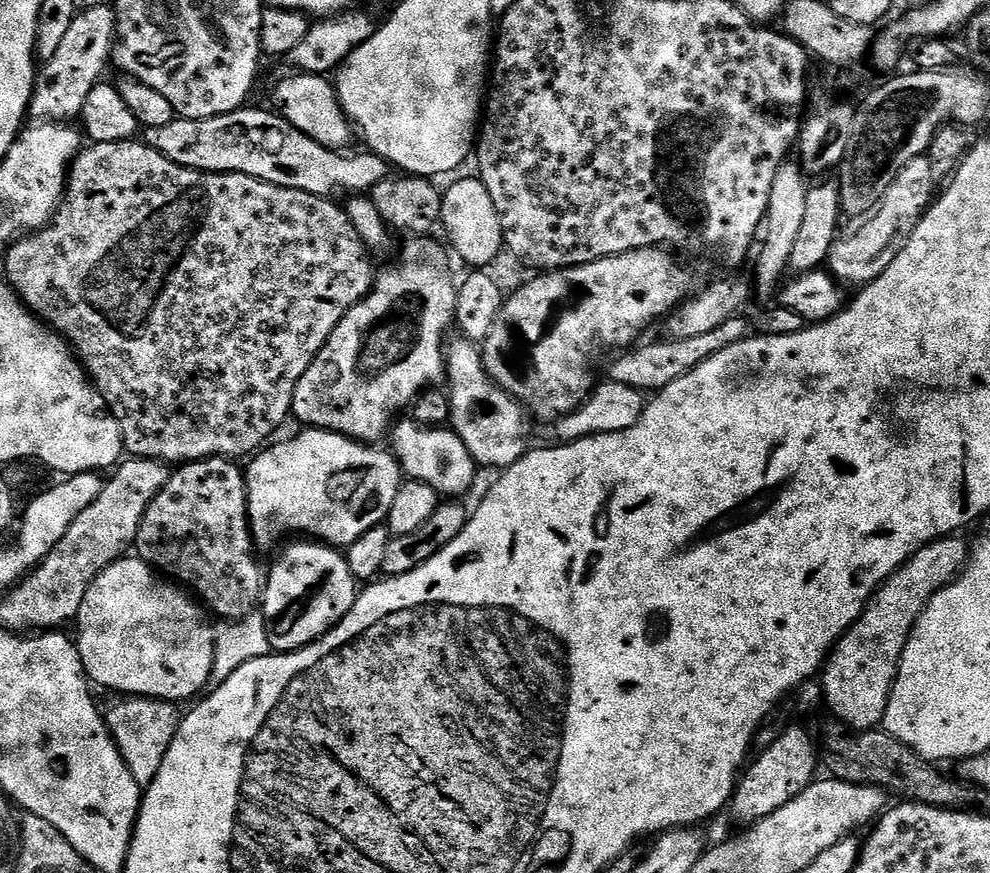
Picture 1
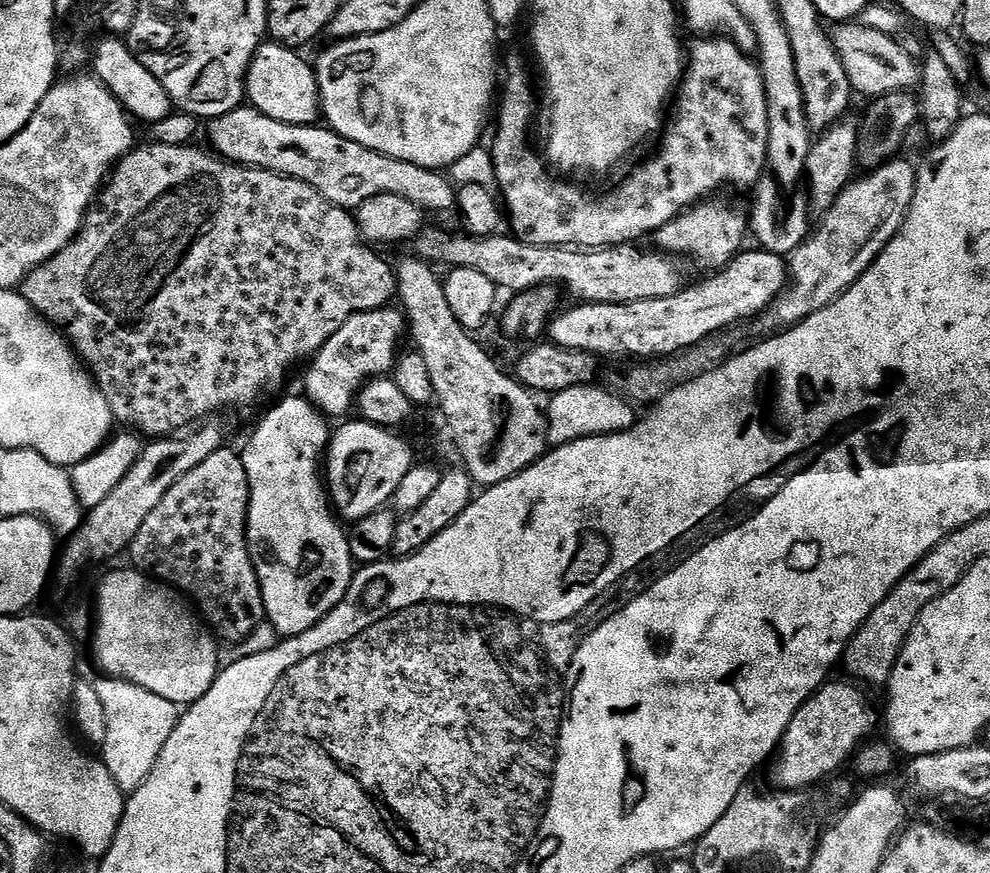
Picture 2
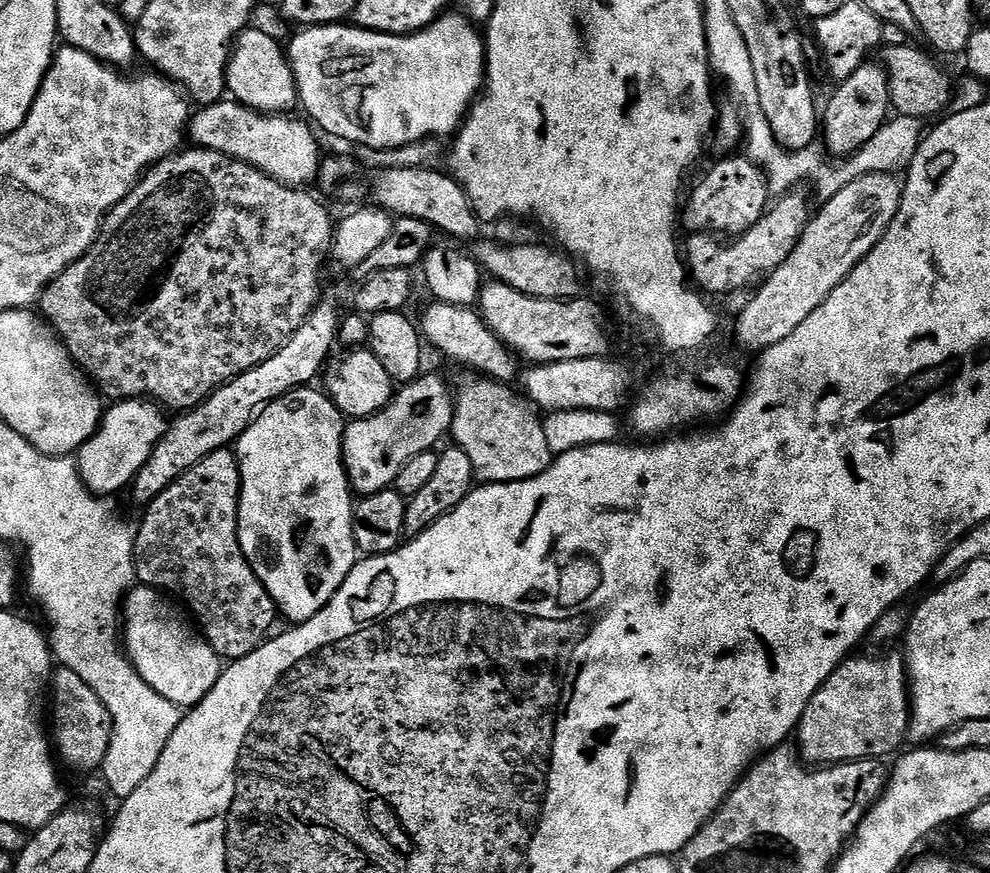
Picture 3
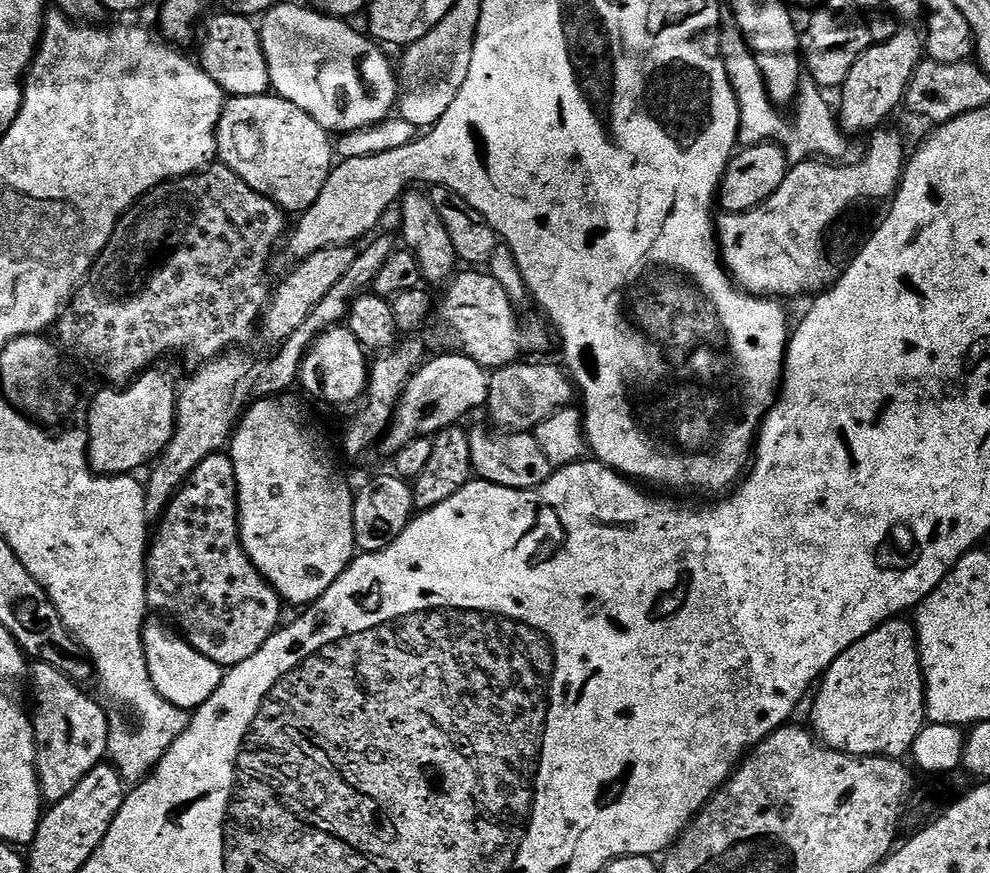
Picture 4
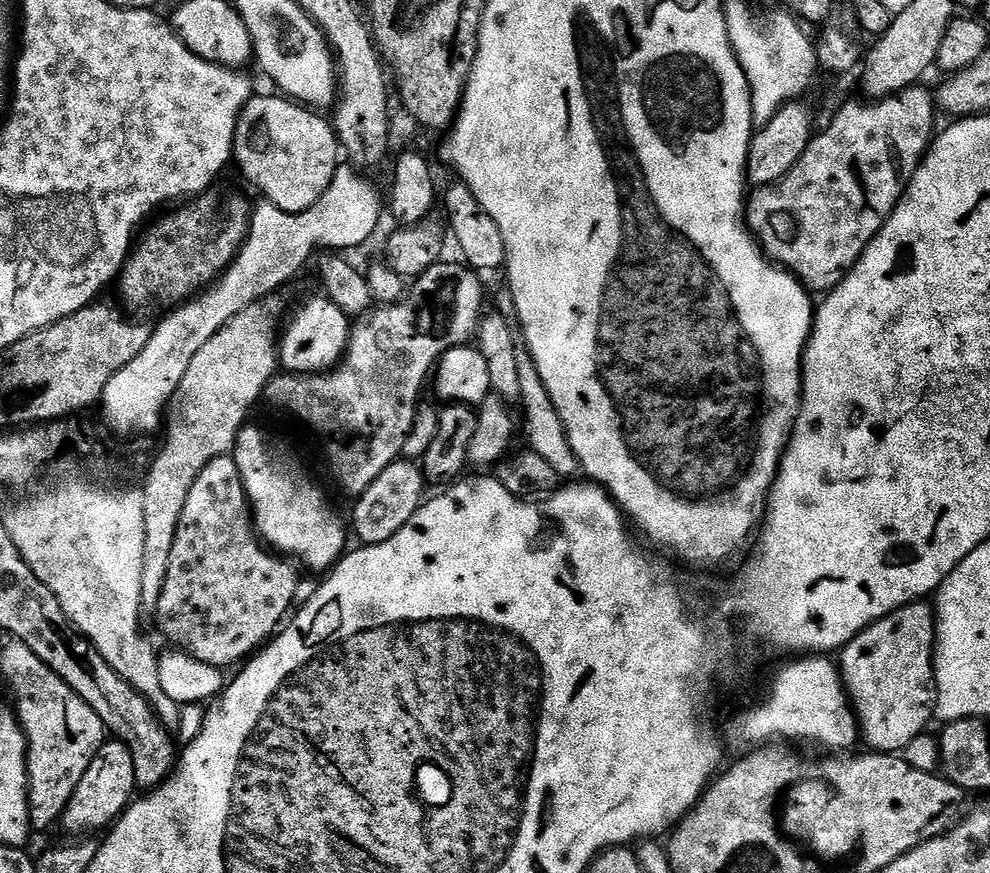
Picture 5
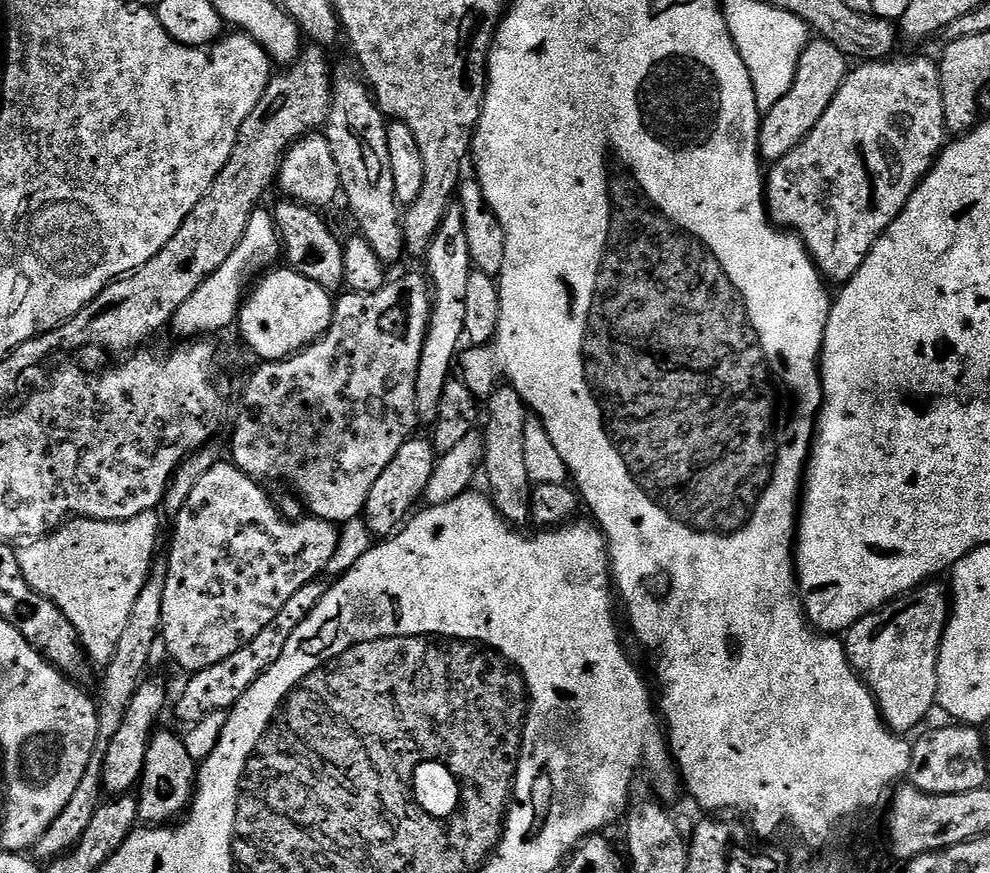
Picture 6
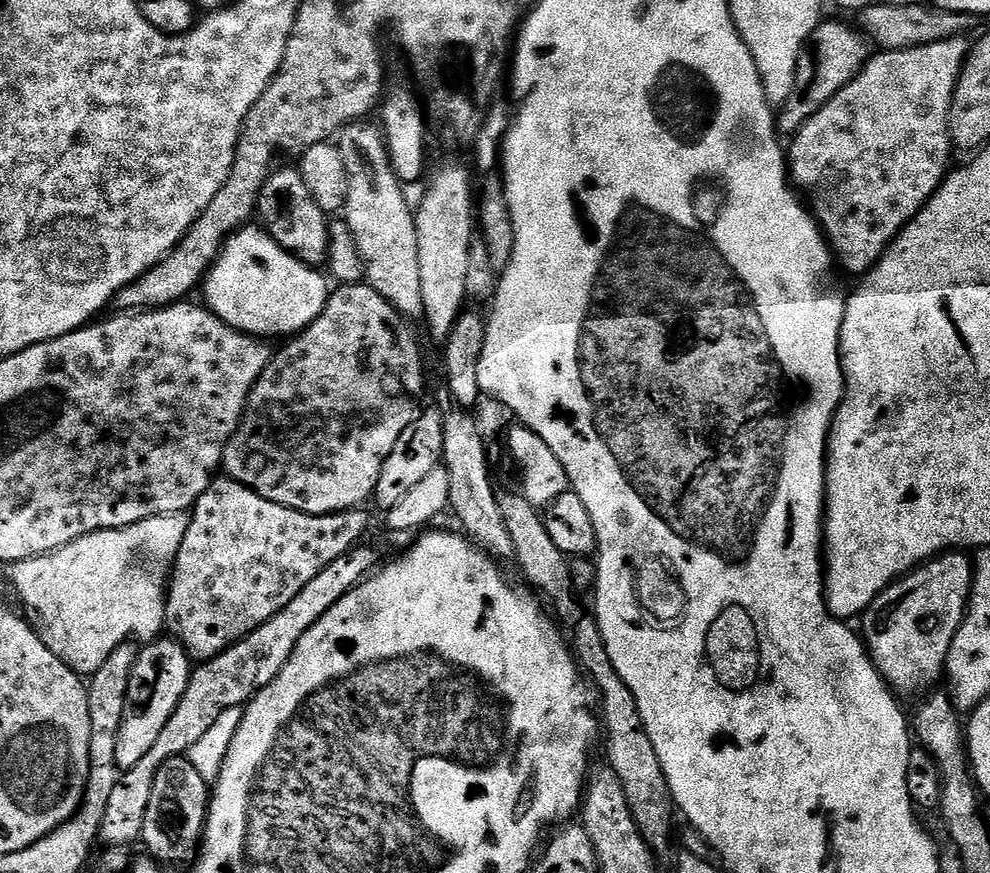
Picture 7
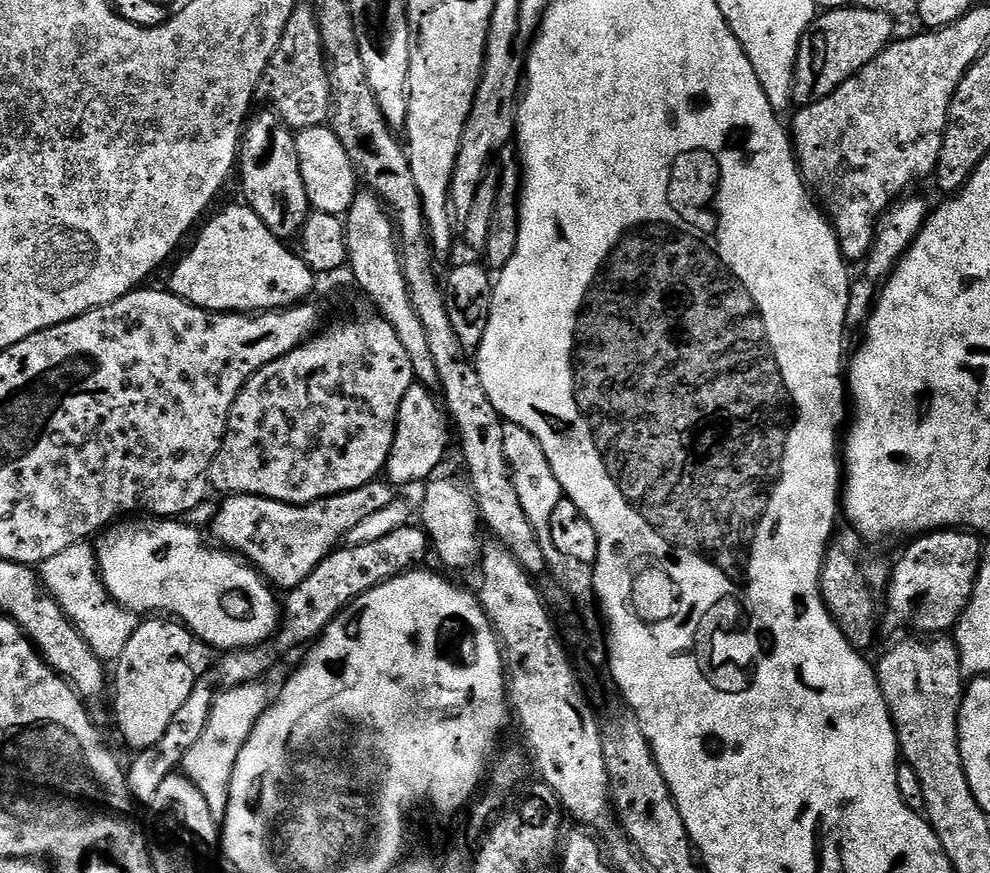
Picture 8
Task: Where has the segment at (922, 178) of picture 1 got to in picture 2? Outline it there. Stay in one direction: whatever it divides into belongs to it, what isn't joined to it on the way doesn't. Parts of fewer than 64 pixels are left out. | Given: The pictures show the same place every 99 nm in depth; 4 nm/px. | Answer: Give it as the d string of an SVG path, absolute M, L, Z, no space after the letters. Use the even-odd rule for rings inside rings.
M893 158L888 163L853 179L846 190L834 202L834 206L829 212L823 213L821 224L815 225L814 231L804 241L798 250L790 257L790 283L775 304L766 312L766 318L772 324L780 323L780 326L800 326L807 316L812 316L815 312L823 313L835 300L841 299L847 293L854 282L865 270L871 266L886 250L886 246L898 234L898 230L904 225L904 218L908 211L912 209L914 202L914 192L916 190L916 169L915 163L908 160Z

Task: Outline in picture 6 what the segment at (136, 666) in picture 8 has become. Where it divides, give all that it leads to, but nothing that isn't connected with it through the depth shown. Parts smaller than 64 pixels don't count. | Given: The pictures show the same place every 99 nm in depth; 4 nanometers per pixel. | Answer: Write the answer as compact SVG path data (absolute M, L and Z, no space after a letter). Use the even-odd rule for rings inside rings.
M145 679L140 689L134 694L126 714L122 718L122 726L118 726L118 734L110 738L108 749L104 755L104 774L102 777L102 788L108 794L126 794L139 785L141 776L144 775L144 763L148 753L148 741L154 735L157 727L156 719L164 708L164 699L168 692L160 680Z

